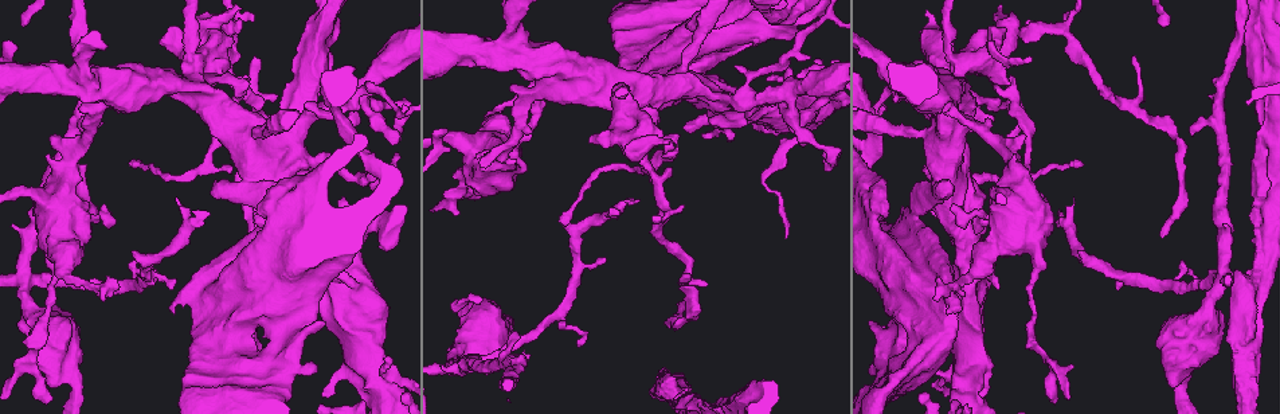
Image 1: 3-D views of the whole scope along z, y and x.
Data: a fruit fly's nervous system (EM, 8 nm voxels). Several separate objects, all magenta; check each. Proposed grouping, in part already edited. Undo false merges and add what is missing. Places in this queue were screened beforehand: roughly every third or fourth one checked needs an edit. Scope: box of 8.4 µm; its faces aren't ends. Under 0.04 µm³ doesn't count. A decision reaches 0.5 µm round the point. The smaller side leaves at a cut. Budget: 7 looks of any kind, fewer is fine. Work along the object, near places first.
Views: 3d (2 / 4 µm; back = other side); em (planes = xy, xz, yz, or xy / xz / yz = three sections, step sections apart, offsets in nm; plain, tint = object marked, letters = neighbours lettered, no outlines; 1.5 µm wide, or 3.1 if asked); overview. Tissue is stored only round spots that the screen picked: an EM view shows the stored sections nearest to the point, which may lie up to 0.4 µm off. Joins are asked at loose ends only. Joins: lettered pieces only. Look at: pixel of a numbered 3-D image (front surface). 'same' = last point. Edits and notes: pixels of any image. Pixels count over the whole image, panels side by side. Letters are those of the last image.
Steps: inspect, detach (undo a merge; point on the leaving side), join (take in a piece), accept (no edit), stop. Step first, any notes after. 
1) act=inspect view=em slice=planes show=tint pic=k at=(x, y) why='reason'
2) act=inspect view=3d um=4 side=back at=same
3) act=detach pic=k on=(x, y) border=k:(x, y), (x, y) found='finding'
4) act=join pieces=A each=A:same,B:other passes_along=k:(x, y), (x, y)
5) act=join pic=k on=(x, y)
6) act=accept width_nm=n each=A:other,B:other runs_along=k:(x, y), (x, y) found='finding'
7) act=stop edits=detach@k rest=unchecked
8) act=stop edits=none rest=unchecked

act=inspect view=em slice=xy step=4 show=tint pic=1 at=(818, 59) why='thin end'

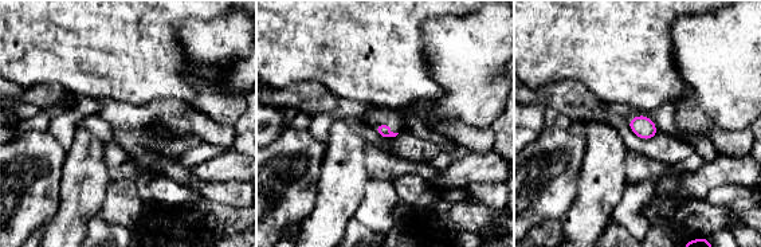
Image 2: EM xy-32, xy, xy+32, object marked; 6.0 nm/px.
act=inspect view=em slice=xy step=4 show=letters at=same

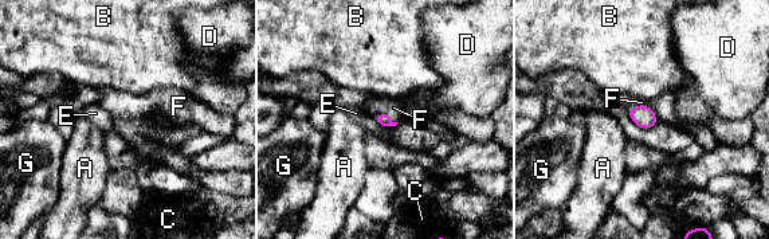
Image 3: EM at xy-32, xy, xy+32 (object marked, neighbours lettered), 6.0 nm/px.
act=join pieces=F each=A:other,B:other,C:other,D:other,E:other,F:same,G:other passes_along=3:(384, 118), (387, 113), (373, 105) found='the cell continues'

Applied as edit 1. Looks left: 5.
act=inspect view=3d um=2 pic=1 at=(400, 140) why='thin end'

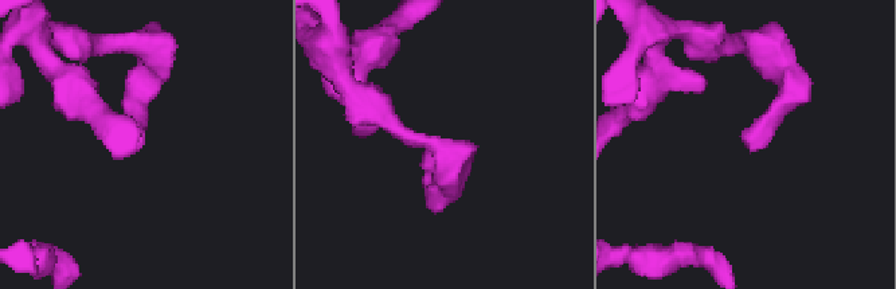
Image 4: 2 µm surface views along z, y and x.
act=inspect view=em slice=xz step=8 show=tint pic=4 at=(139, 150)

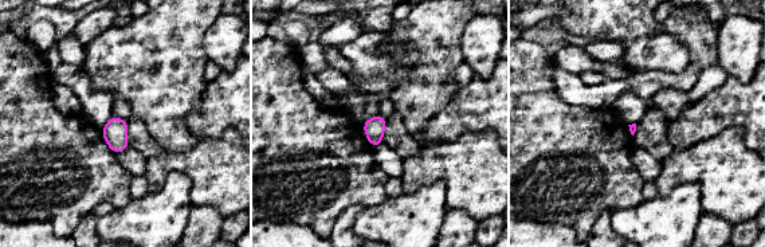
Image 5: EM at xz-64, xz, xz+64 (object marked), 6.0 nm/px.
act=inspect view=em slice=xy step=4 show=letters at=same why='another direction'

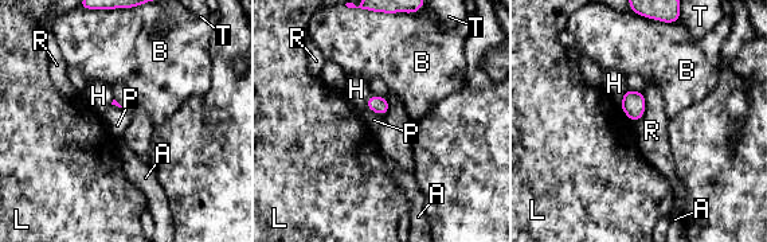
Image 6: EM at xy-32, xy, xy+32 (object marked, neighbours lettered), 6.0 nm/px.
act=accept each=A:other,B:other,H:other,L:other,P:other,R:other,T:other border=6:(644, 93), (645, 113), (636, 123) found='none of them fits'

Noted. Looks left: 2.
act=inspect view=em slice=xz step=8 show=letters pic=1 at=(787, 93) why='side arm on a straight run'

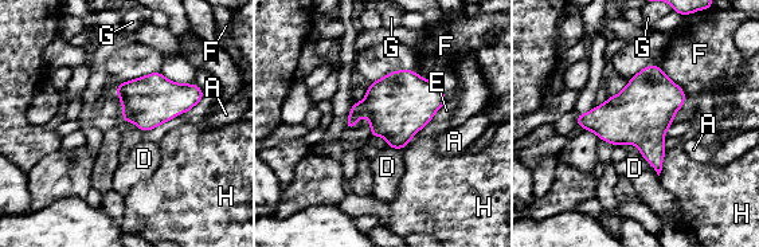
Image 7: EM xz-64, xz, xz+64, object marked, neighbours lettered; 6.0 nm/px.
act=accept width_nm=190 each=A:other,D:other,E:other,F:other,G:other,H:other found='one cell here'

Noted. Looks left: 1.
act=stop edits=join@3 rest=unchecked

